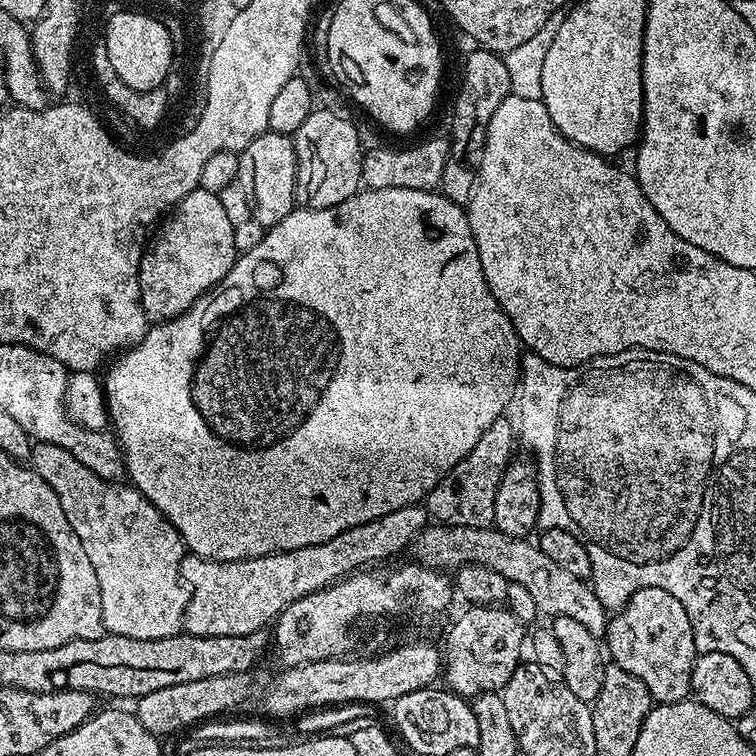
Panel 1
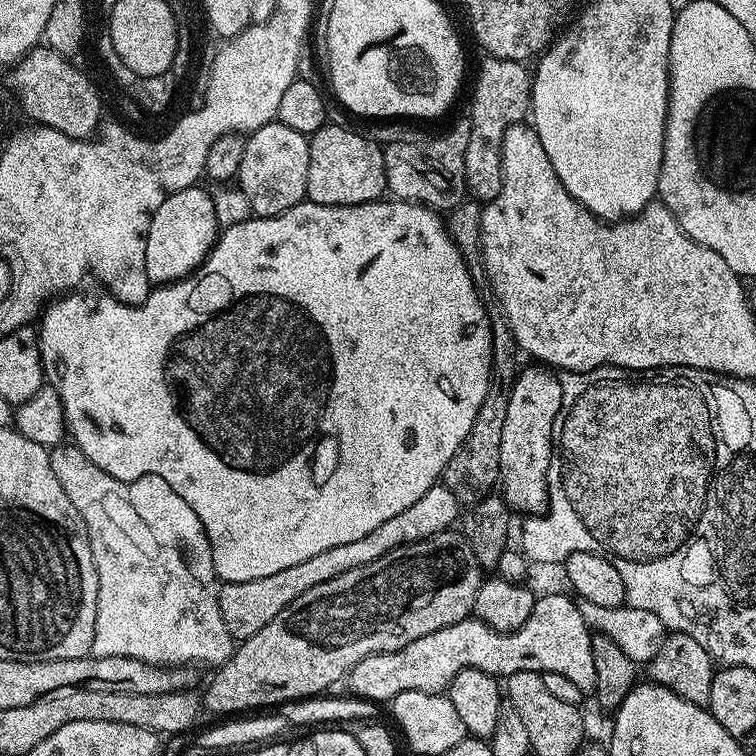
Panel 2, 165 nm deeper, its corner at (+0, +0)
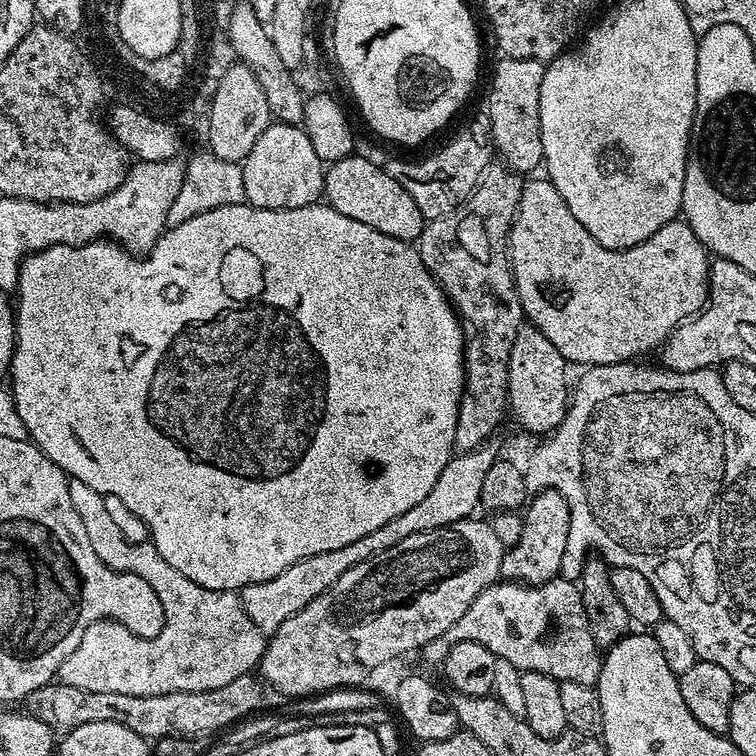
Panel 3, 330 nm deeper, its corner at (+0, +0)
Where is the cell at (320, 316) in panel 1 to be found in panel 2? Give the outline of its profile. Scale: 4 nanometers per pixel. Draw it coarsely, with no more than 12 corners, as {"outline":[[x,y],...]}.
{"outline":[[441,213],[53,299],[71,443],[223,583],[414,506],[492,381]]}

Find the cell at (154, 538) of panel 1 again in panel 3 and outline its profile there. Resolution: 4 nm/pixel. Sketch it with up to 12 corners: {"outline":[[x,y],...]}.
{"outline":[[69,479],[94,554],[162,602],[160,632],[99,620],[58,673],[102,694],[205,692],[249,675],[265,633],[236,592],[131,544]]}

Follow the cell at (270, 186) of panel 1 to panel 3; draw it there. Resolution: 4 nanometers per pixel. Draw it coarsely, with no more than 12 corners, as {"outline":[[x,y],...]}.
{"outline":[[269,123],[242,162],[255,208],[324,195],[325,161],[303,127]]}

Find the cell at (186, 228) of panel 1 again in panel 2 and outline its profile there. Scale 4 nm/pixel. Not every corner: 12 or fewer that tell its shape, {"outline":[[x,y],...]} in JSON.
{"outline":[[178,190],[154,210],[146,274],[172,284],[218,239],[213,195]]}

